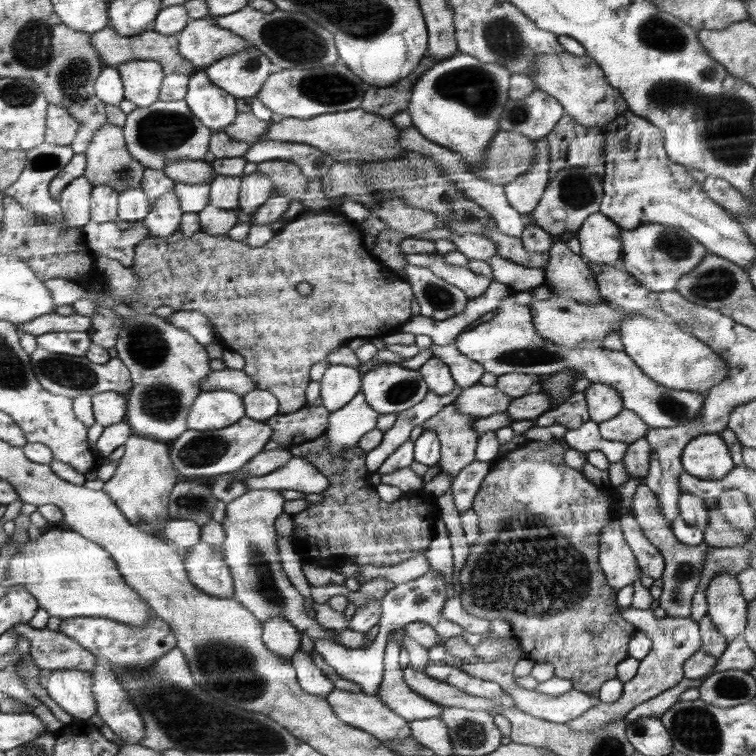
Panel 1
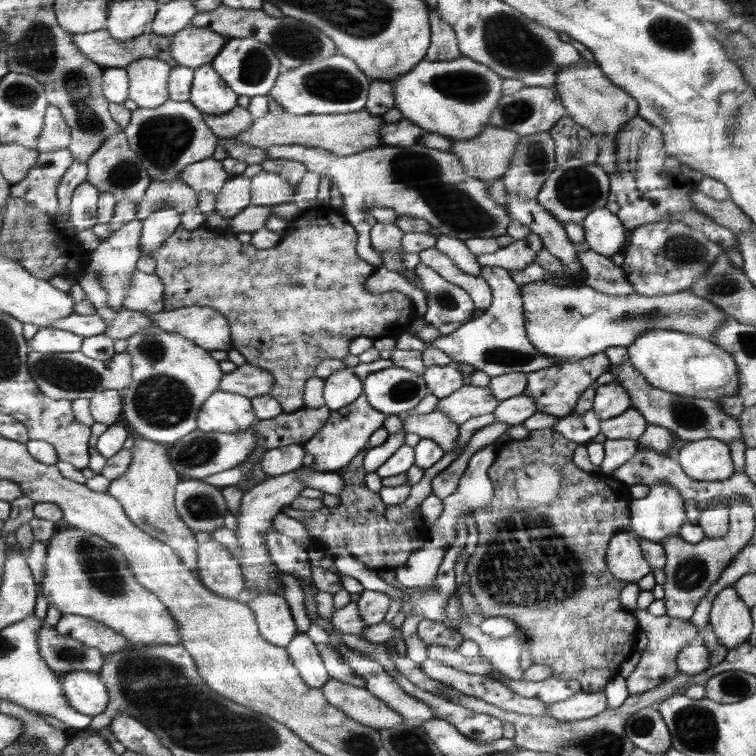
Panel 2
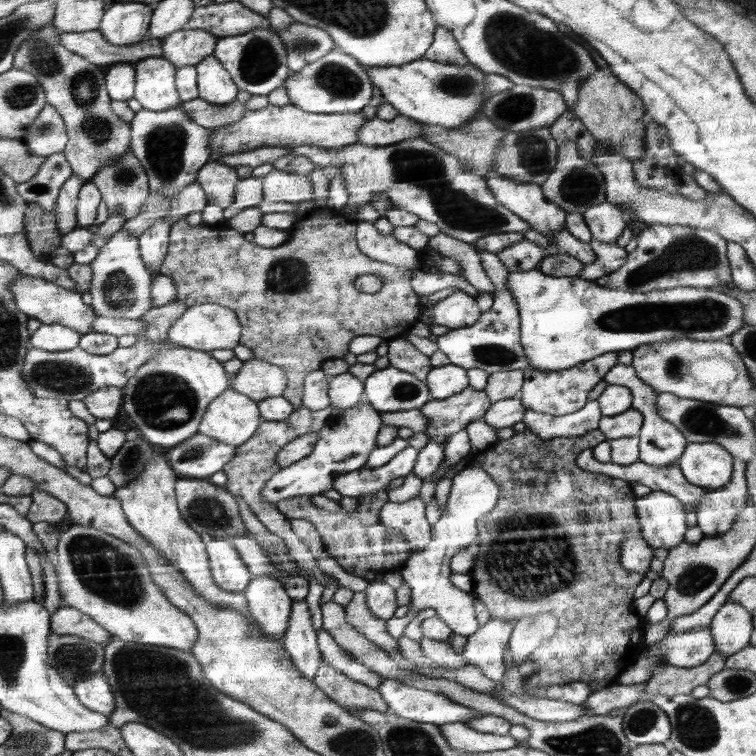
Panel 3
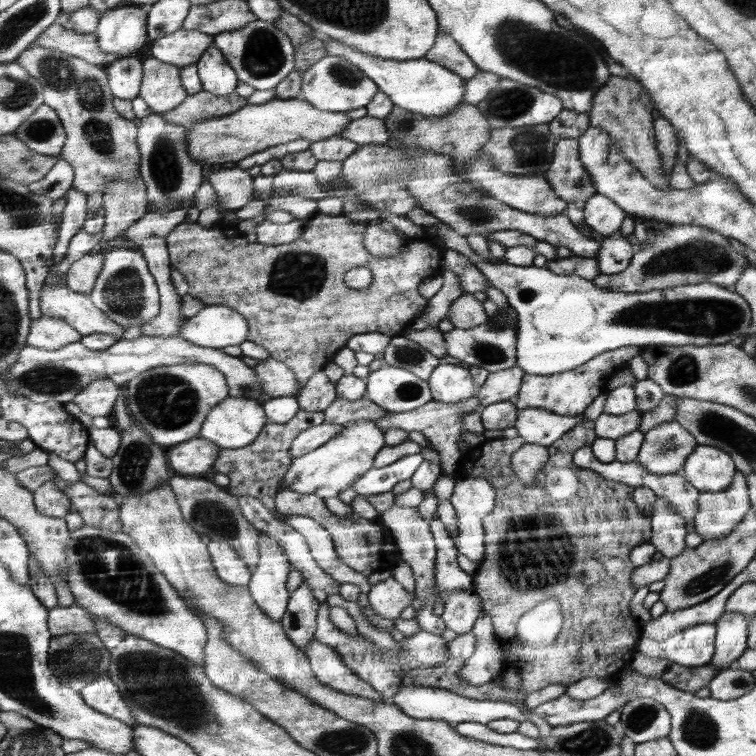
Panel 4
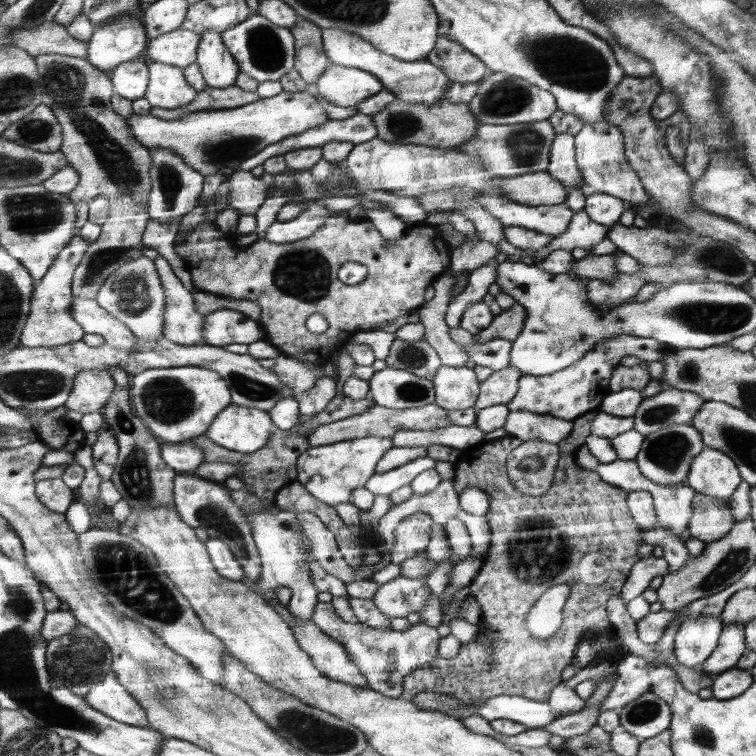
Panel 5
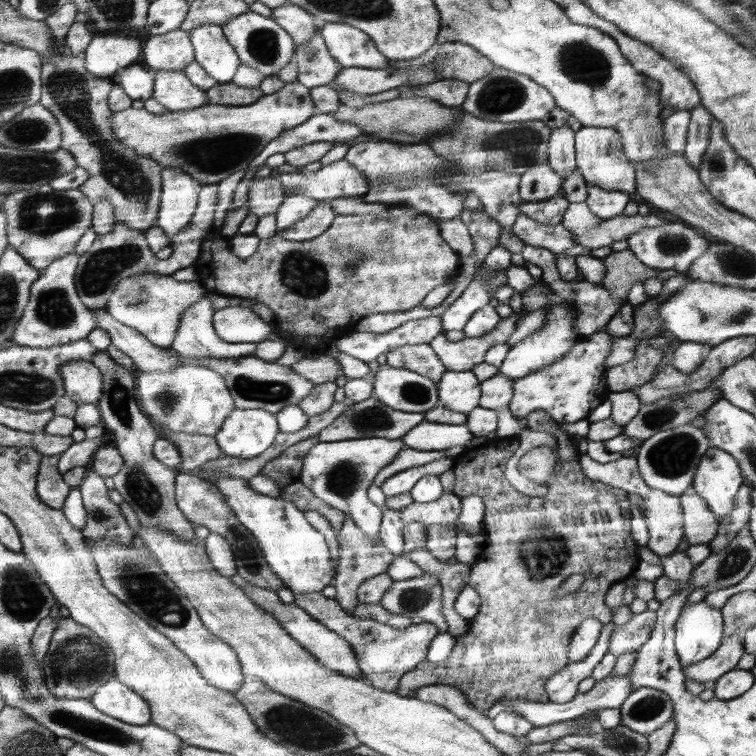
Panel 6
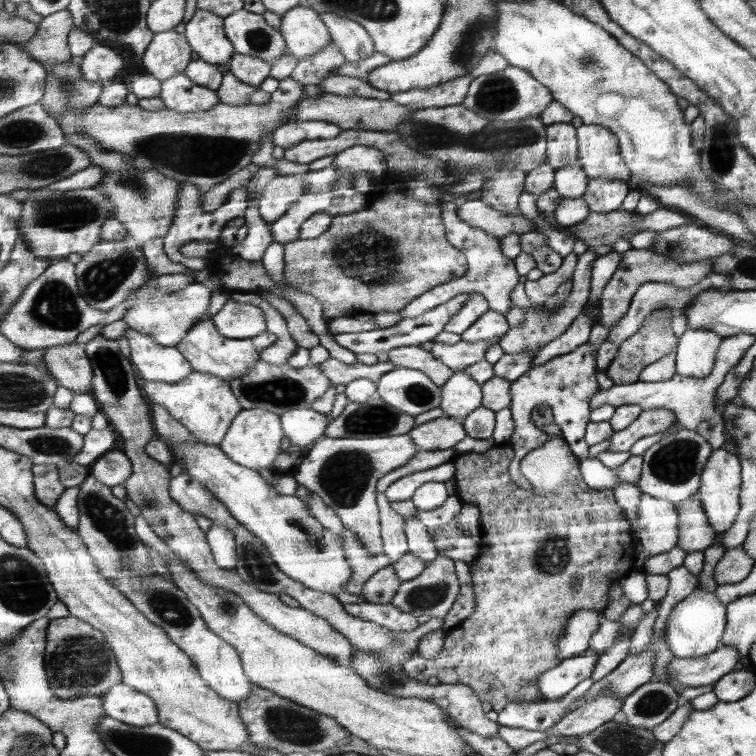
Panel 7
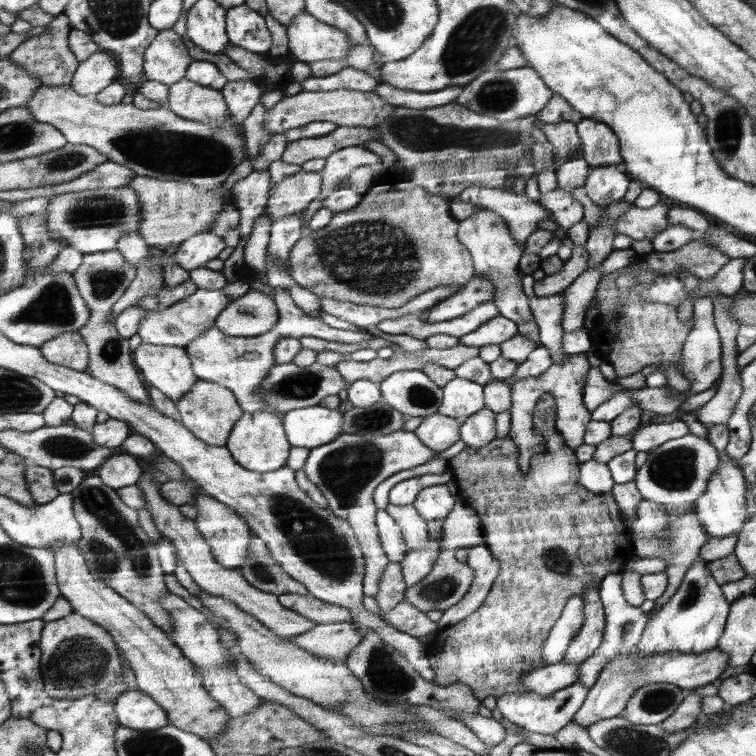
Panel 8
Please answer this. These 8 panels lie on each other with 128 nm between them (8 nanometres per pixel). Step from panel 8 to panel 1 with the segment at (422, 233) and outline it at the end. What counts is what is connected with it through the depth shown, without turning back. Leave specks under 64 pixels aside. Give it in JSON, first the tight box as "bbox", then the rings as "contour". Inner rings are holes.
{"bbox":[130,214,412,413],"contour":[[[299,214],[290,222],[287,222],[264,246],[254,247],[244,242],[236,242],[228,235],[208,236],[204,231],[198,232],[194,236],[188,236],[181,230],[168,238],[148,237],[137,246],[137,256],[133,270],[142,277],[144,286],[142,292],[138,296],[136,302],[132,302],[130,307],[144,315],[151,315],[156,312],[156,308],[160,306],[171,306],[176,311],[198,310],[205,314],[210,322],[216,327],[218,336],[223,342],[224,348],[230,348],[238,352],[244,357],[244,373],[252,377],[252,381],[256,383],[256,388],[267,390],[273,393],[273,396],[280,402],[280,412],[291,413],[301,410],[308,405],[308,399],[305,397],[305,390],[310,380],[310,369],[317,362],[322,362],[330,352],[334,352],[336,348],[346,345],[346,340],[356,338],[356,336],[388,336],[388,334],[396,333],[396,328],[382,328],[382,326],[402,326],[412,318],[412,290],[408,286],[408,282],[396,280],[390,272],[386,272],[380,264],[376,264],[372,260],[370,254],[366,254],[366,250],[362,248],[362,239],[358,228],[354,226],[355,222],[348,222],[344,215],[338,214],[330,216],[330,214]],[[300,282],[308,282],[312,286],[312,292],[308,296],[302,296],[296,292],[296,284]]]}

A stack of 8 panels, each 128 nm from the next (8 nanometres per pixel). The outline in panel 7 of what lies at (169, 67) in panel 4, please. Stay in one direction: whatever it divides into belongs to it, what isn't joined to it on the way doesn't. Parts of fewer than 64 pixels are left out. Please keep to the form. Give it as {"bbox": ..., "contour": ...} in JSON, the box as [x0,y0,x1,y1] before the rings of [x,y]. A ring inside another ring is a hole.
{"bbox":[161,72,220,112],"contour":[[[185,72],[162,82],[161,97],[168,108],[178,112],[211,110],[220,102],[215,89],[198,84]]]}

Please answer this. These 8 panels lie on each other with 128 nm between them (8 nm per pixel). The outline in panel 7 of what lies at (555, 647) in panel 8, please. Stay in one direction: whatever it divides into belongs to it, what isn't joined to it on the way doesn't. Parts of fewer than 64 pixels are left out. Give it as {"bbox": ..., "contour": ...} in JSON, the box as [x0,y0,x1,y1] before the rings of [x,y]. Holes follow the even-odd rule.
{"bbox":[557,610,599,660],"contour":[[[578,610],[569,617],[557,641],[558,656],[561,660],[573,658],[588,650],[592,634],[599,626],[599,615],[592,610]]]}

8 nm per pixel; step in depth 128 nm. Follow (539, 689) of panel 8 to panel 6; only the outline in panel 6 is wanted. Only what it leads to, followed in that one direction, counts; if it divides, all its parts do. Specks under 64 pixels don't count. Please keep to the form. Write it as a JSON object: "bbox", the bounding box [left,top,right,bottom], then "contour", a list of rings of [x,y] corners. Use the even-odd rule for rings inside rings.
{"bbox":[545,623,616,703],"contour":[[[610,623],[603,625],[600,637],[588,656],[583,660],[569,663],[549,679],[545,685],[545,691],[548,693],[550,701],[565,703],[577,695],[580,682],[592,675],[594,668],[602,662],[604,655],[610,651],[608,638],[610,638],[614,626],[616,625]]]}

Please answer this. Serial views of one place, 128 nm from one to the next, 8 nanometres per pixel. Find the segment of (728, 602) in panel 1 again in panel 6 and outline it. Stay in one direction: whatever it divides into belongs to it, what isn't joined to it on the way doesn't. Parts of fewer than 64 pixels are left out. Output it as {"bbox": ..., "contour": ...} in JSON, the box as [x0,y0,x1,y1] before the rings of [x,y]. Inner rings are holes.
{"bbox":[685,637,744,684],"contour":[[[726,637],[721,647],[714,651],[709,659],[685,666],[685,679],[712,684],[737,669],[744,654],[744,642],[740,637]]]}

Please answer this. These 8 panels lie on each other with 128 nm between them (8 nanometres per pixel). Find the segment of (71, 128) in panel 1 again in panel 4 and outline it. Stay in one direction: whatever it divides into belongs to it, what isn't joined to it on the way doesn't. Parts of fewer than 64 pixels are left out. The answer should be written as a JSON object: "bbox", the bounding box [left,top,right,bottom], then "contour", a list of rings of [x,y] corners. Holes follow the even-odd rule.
{"bbox":[16,103,69,156],"contour":[[[46,103],[22,124],[16,135],[29,148],[46,156],[61,156],[69,139],[57,109]]]}

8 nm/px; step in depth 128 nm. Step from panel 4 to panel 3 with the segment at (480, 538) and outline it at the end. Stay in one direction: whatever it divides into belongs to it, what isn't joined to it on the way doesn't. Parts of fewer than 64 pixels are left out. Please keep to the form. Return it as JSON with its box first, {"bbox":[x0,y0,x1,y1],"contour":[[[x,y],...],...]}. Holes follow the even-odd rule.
{"bbox":[386,461,499,639],"contour":[[[472,461],[461,471],[458,471],[452,479],[452,488],[446,509],[441,511],[438,522],[432,524],[432,538],[428,546],[422,552],[416,552],[408,558],[399,573],[411,590],[408,614],[404,618],[392,618],[386,621],[387,632],[394,639],[403,637],[406,626],[414,619],[422,609],[432,608],[437,617],[452,633],[470,637],[479,628],[474,607],[474,598],[470,592],[458,589],[450,582],[452,575],[450,563],[454,554],[464,550],[471,544],[478,543],[477,522],[480,516],[488,514],[498,502],[499,488],[494,479],[484,470],[478,462]]]}

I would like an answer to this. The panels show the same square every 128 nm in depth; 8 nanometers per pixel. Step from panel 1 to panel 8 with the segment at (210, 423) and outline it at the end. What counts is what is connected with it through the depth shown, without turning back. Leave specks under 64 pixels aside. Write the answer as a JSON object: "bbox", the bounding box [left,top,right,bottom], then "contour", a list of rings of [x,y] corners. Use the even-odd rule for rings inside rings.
{"bbox":[225,412,292,472],"contour":[[[246,412],[246,416],[242,415],[242,424],[234,428],[234,436],[229,438],[230,444],[226,444],[225,447],[232,453],[234,460],[246,469],[254,472],[272,472],[287,466],[286,461],[292,445],[286,436],[284,422],[276,414]]]}

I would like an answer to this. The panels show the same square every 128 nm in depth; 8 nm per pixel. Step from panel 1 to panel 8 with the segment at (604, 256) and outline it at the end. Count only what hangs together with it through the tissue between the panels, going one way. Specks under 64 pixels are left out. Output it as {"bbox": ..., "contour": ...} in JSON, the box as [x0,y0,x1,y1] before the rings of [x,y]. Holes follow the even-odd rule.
{"bbox":[583,163,631,208],"contour":[[[624,163],[618,166],[591,168],[583,187],[589,200],[606,208],[625,197],[631,181],[624,174],[624,168]]]}

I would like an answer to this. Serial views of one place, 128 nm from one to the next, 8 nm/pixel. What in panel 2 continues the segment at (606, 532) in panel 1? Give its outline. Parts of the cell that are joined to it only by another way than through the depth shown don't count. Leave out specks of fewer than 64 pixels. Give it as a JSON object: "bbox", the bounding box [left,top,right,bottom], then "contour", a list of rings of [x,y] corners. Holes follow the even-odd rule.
{"bbox":[606,532,652,583],"contour":[[[622,532],[615,535],[610,540],[606,552],[610,574],[622,582],[636,583],[652,570],[642,556],[642,549],[636,536],[635,532]]]}

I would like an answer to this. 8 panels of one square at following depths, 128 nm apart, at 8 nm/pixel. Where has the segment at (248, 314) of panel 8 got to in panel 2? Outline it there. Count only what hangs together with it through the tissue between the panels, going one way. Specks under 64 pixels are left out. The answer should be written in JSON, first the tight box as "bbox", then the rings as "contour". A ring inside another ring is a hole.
{"bbox":[152,306,232,350],"contour":[[[187,306],[173,311],[152,313],[152,319],[172,334],[182,334],[206,350],[232,349],[230,323],[220,311],[210,307]]]}

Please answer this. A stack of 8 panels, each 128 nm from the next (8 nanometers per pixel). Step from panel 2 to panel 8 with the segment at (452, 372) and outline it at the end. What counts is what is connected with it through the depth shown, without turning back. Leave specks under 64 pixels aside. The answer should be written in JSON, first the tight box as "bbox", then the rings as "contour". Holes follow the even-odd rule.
{"bbox":[438,377,485,425],"contour":[[[456,377],[443,388],[444,399],[438,413],[455,418],[460,425],[485,408],[484,386],[477,381]]]}

